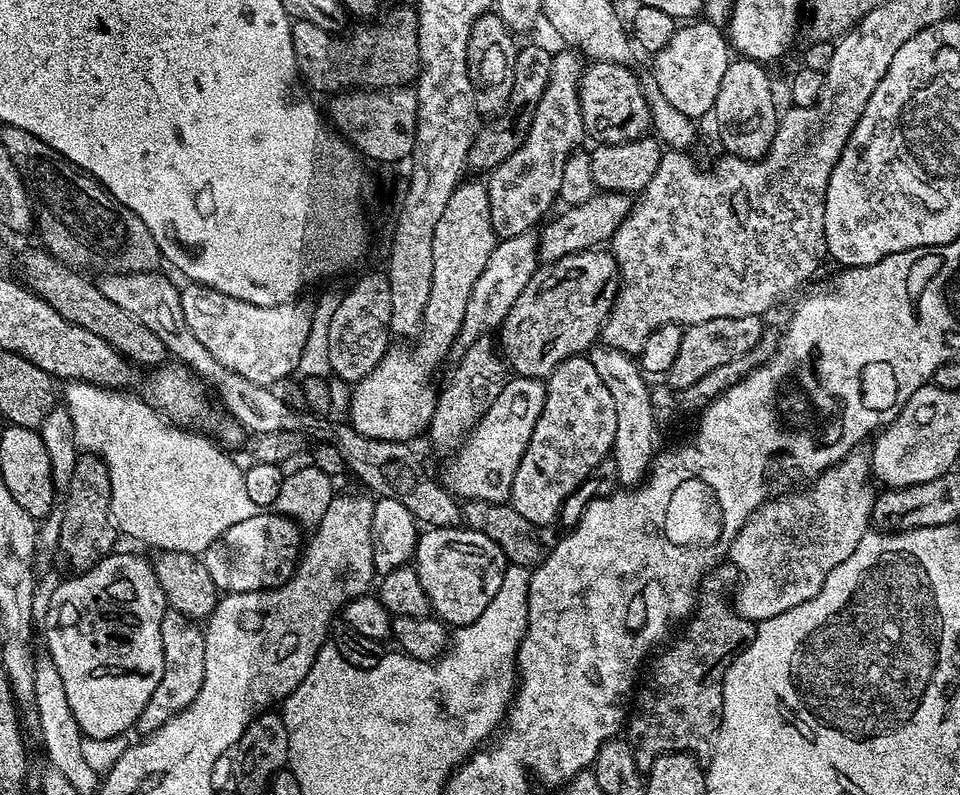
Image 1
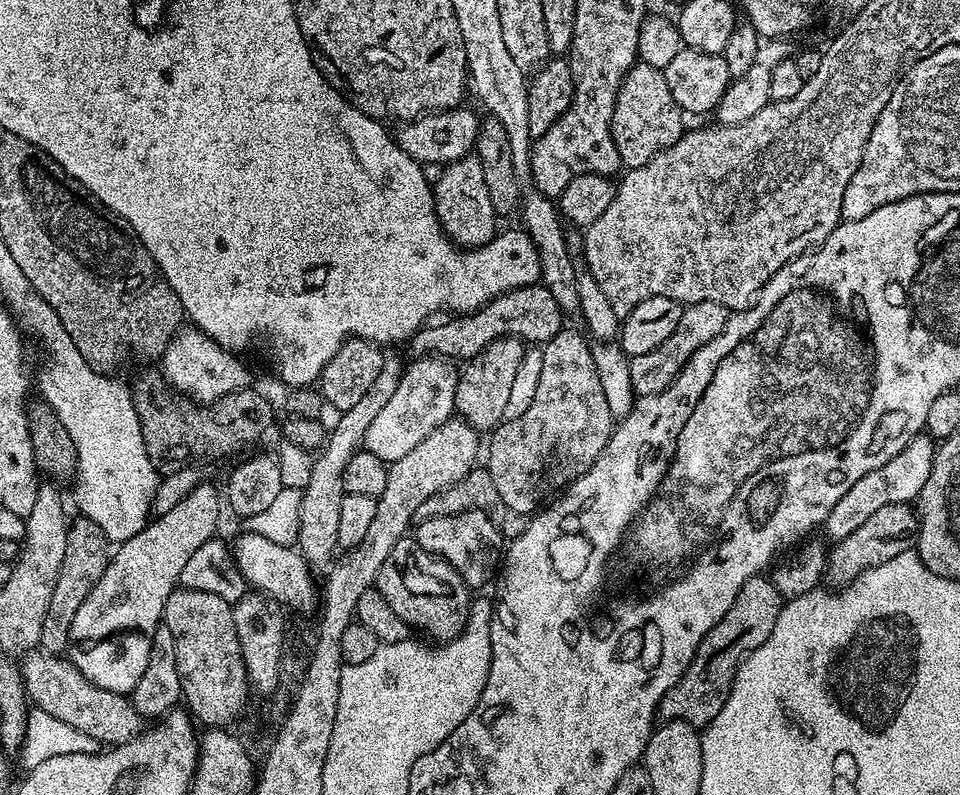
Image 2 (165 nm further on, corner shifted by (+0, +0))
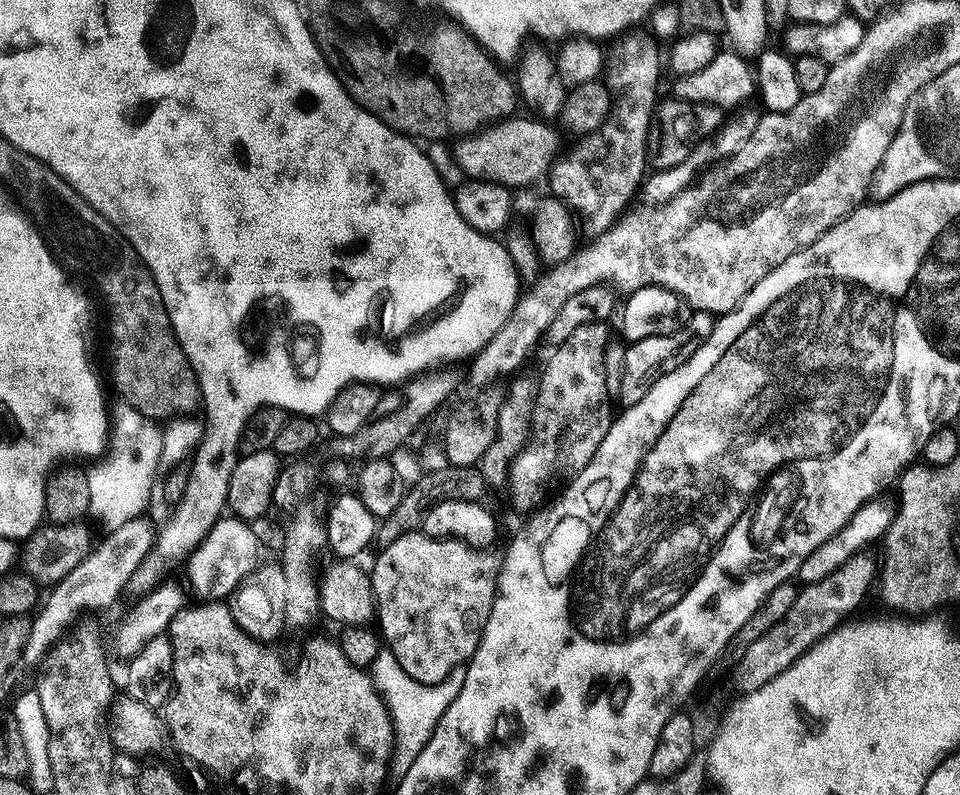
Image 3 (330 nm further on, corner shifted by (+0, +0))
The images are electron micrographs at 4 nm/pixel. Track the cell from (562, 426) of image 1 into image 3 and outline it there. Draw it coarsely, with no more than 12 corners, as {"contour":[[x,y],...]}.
{"contour":[[607,323],[578,326],[538,376],[532,430],[510,473],[512,504],[606,438]]}

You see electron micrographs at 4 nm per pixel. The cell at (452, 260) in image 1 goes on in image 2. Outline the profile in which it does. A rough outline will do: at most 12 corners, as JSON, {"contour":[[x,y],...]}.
{"contour":[[456,160],[435,181],[436,217],[457,245],[498,235],[483,166]]}

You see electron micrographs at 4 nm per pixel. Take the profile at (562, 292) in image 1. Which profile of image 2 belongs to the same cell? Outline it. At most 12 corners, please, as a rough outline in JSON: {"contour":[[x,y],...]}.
{"contour":[[503,336],[459,373],[455,411],[477,430],[505,419],[525,341]]}

